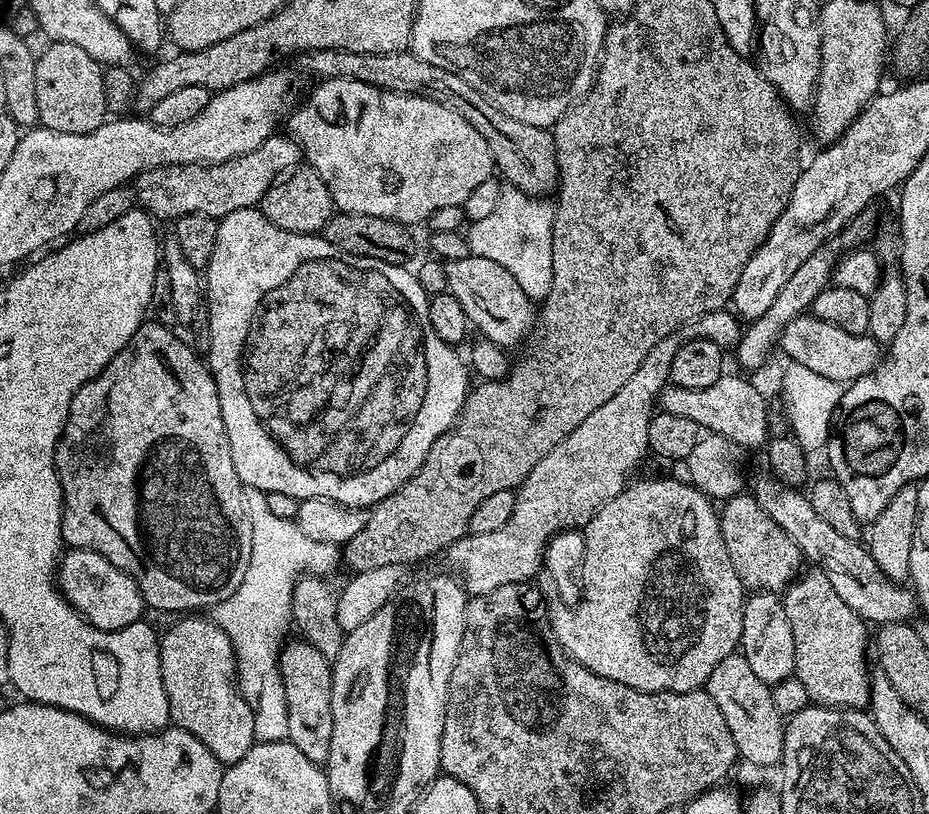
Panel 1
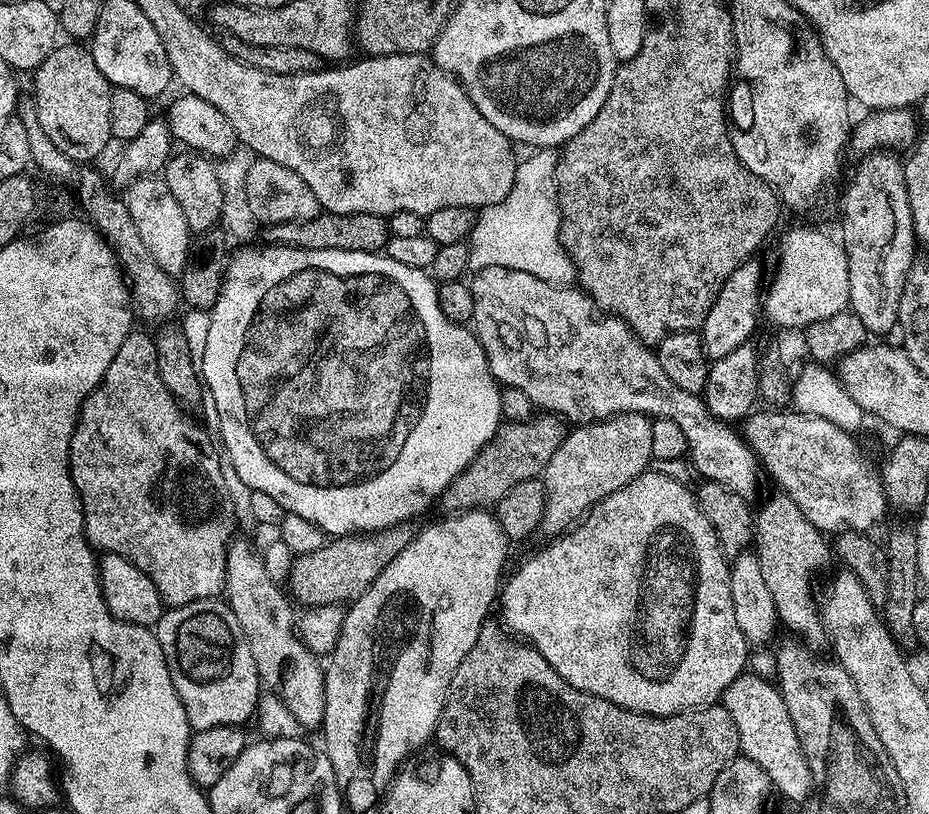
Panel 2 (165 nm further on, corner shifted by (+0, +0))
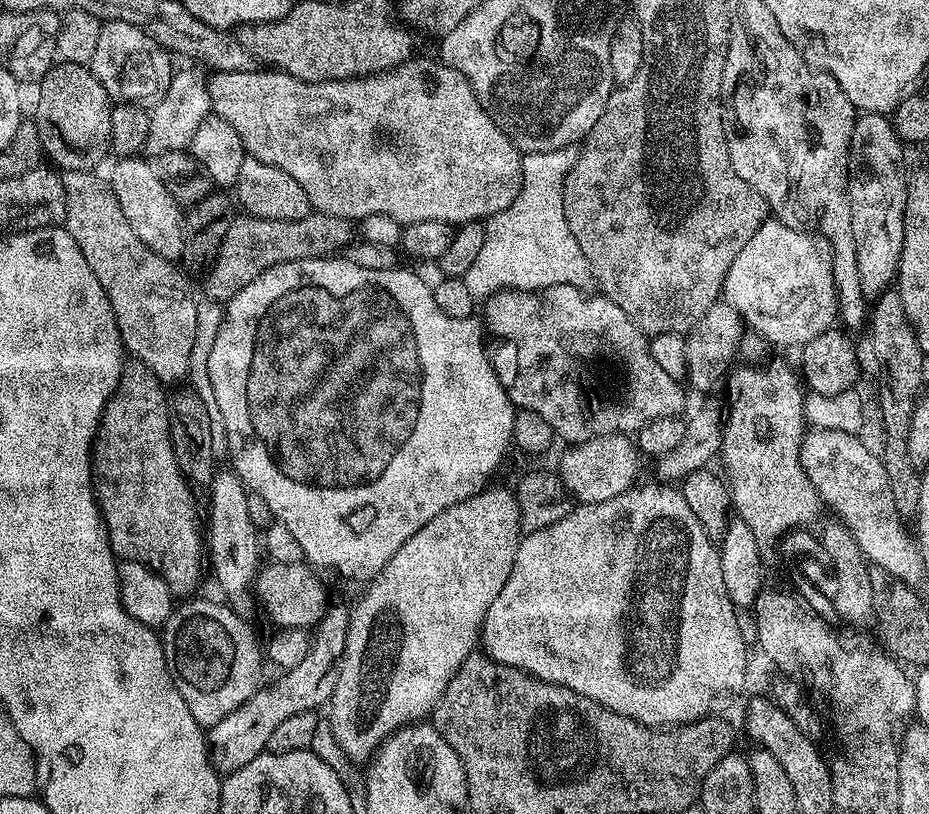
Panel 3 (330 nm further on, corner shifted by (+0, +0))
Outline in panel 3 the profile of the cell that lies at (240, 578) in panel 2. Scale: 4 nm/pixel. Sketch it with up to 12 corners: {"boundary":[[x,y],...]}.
{"boundary":[[231,467],[212,479],[206,544],[228,596],[262,567],[248,494]]}

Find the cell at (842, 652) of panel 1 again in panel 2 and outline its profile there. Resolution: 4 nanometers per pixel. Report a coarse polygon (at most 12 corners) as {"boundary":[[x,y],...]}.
{"boundary":[[789,496],[755,513],[754,548],[776,619],[825,643],[812,579],[825,533]]}

